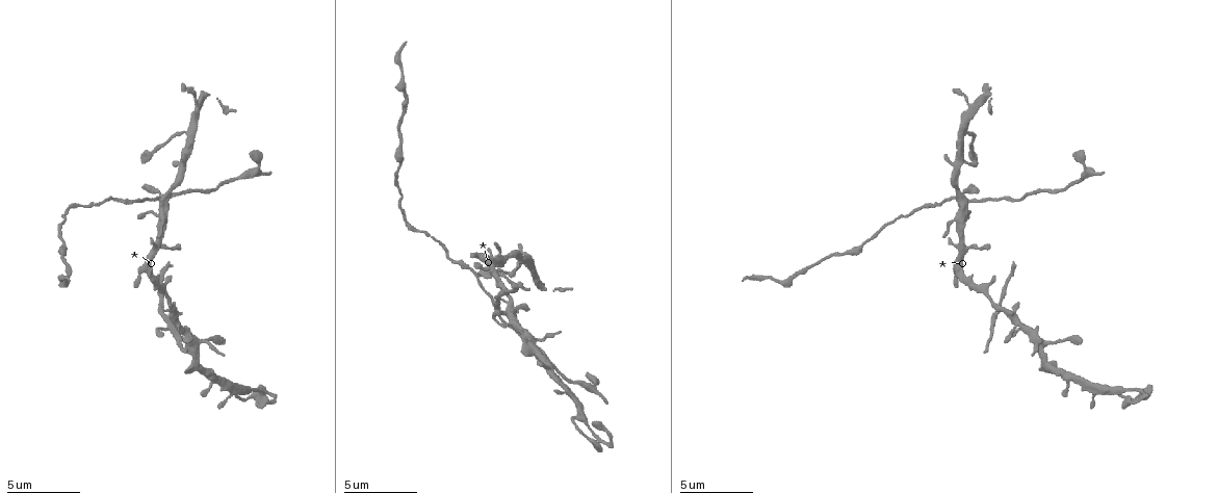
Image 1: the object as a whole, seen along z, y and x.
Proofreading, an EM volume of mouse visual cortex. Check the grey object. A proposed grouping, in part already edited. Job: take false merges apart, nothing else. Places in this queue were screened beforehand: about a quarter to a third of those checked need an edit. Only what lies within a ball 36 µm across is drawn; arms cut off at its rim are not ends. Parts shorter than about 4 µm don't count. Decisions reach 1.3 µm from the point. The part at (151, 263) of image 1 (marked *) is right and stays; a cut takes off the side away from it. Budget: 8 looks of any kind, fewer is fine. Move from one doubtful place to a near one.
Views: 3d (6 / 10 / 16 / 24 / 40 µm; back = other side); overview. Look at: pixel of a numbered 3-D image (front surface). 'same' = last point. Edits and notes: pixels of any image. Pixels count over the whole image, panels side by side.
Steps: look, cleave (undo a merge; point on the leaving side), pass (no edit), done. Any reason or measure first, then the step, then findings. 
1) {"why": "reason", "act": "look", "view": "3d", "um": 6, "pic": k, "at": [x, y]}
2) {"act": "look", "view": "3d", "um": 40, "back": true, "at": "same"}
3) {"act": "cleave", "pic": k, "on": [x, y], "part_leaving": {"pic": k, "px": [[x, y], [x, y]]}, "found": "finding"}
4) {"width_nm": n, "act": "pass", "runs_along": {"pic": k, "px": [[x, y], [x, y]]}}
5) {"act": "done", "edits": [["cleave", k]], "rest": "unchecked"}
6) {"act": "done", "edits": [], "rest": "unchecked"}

{"why": "three-way junction", "act": "look", "view": "3d", "um": 6, "pic": 1, "at": [983, 201]}

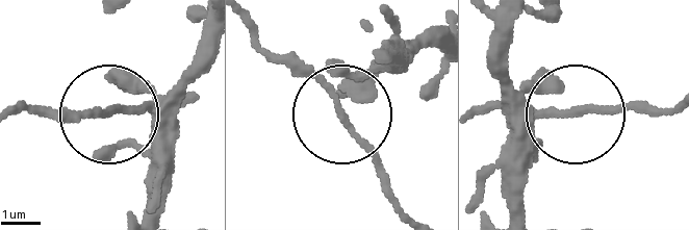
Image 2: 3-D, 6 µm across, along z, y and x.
{"width_nm": 130, "act": "pass", "found": "continuous, no second neuron"}

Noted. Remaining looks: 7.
{"why": "sudden change in width", "act": "look", "view": "3d", "um": 10, "pic": 1, "at": [60, 234]}

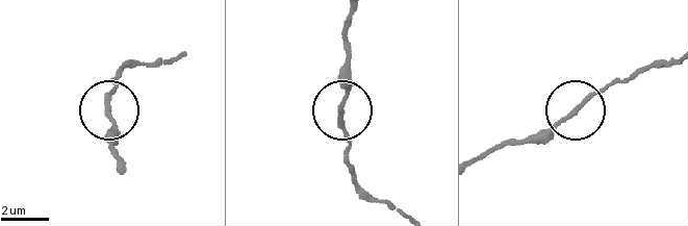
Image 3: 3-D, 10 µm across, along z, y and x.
{"act": "cleave", "pic": 3, "on": [117, 135], "part_leaving": {"pic": 3, "px": [[108, 111], [119, 161]]}, "found": "a second neuron is stuck on"}

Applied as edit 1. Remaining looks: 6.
{"why": "redraw", "act": "look", "view": "overview"}

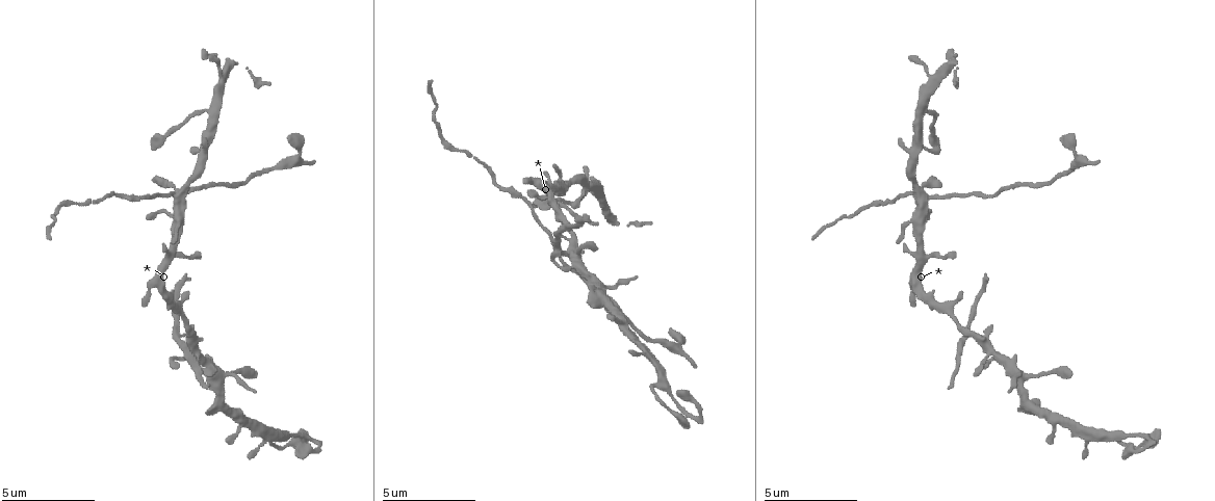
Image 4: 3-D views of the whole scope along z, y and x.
{"why": "four-way junction", "act": "look", "view": "3d", "um": 10, "pic": 4, "at": [564, 235]}

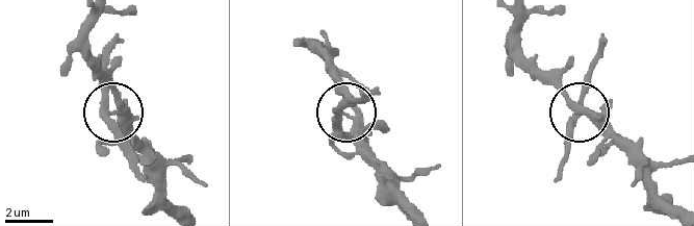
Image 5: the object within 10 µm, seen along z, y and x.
{"act": "look", "view": "3d", "um": 10, "back": true, "pic": 5, "at": [342, 109]}

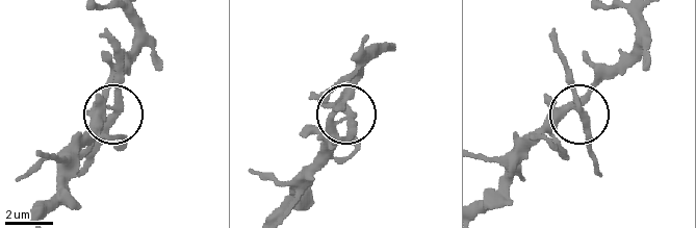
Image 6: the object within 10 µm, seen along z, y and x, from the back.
{"width_nm": 340, "act": "cleave", "pic": 6, "on": [589, 137], "part_leaving": {"pic": 6, "px": [[575, 107], [553, 28]]}, "found": "a second neuron is stuck on"}

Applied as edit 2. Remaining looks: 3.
{"act": "look", "view": "overview"}

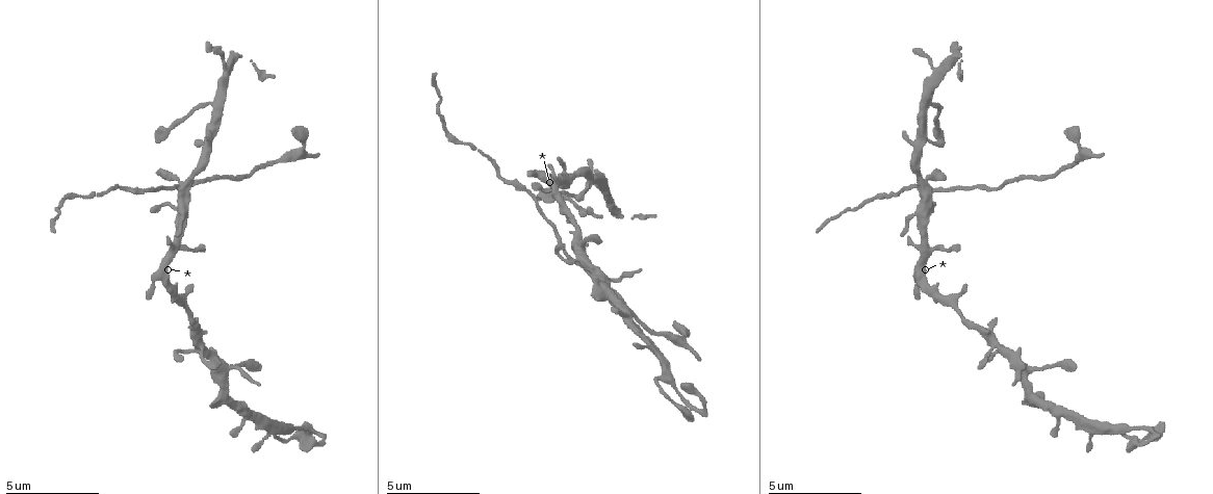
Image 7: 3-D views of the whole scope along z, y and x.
{"why": "small branch off a trunk", "act": "look", "view": "3d", "um": 10, "pic": 7, "at": [225, 377]}

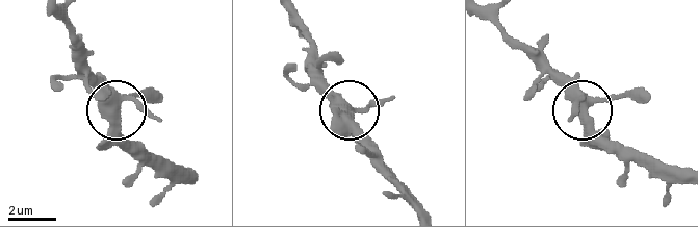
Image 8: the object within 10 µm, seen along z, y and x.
{"act": "look", "view": "3d", "um": 10, "back": true, "pic": 8, "at": [116, 110]}

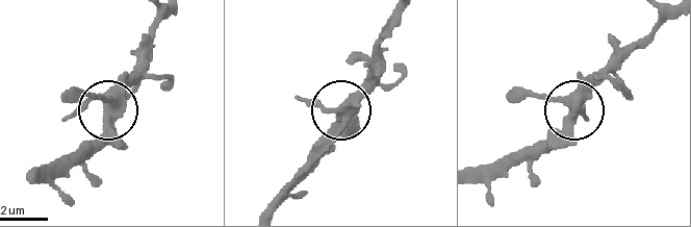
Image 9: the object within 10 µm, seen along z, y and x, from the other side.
{"width_nm": 390, "act": "pass", "runs_along": {"pic": 9, "px": [[669, 14], [574, 107], [522, 87]]}, "found": "all the same neuron"}

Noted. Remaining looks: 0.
{"act": "done", "edits": [["cleave", 3], ["cleave", 6]], "rest": "unchecked"}

